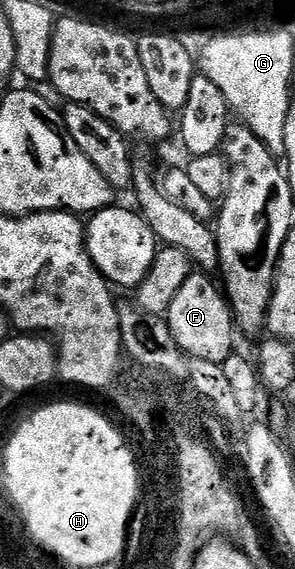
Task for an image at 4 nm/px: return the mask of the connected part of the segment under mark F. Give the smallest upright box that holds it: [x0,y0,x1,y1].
[166,271,238,366]

